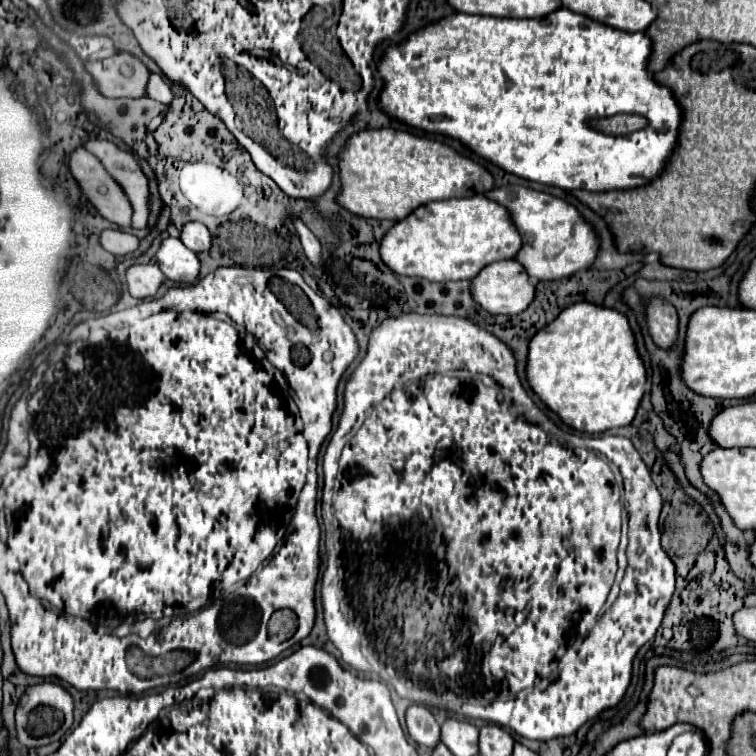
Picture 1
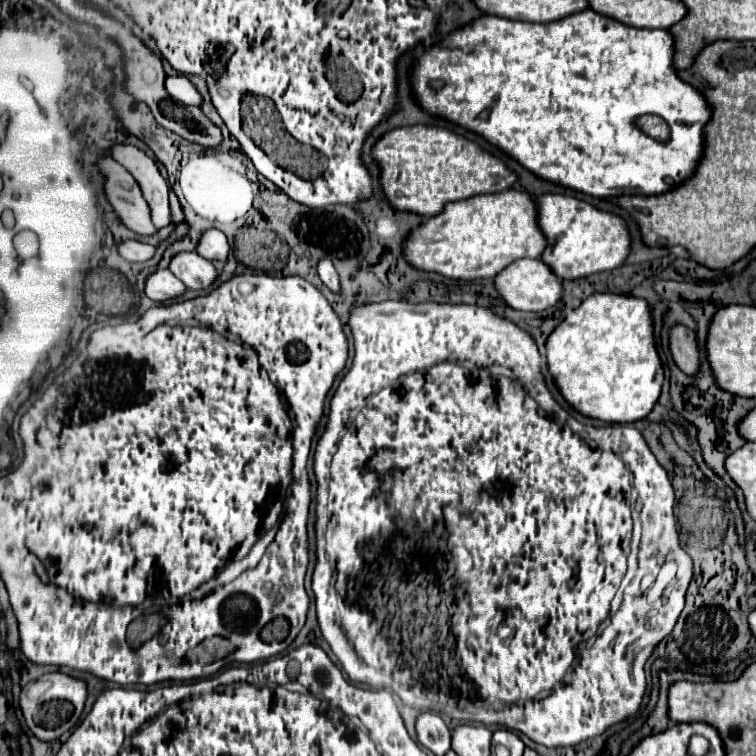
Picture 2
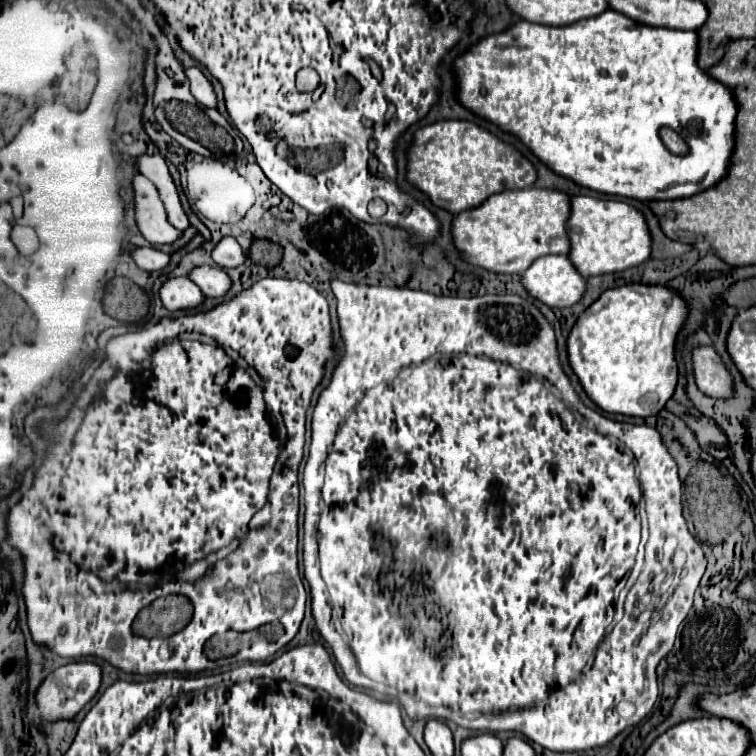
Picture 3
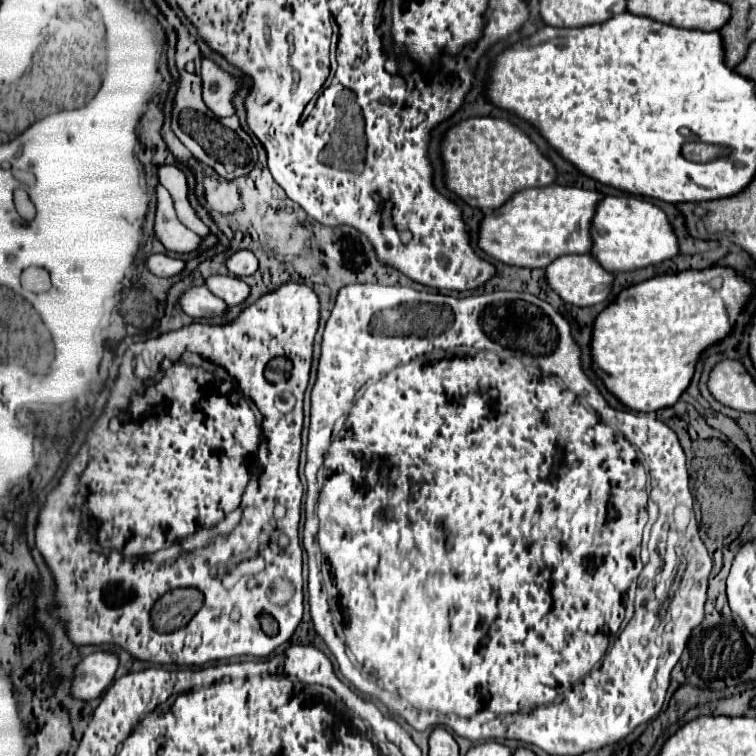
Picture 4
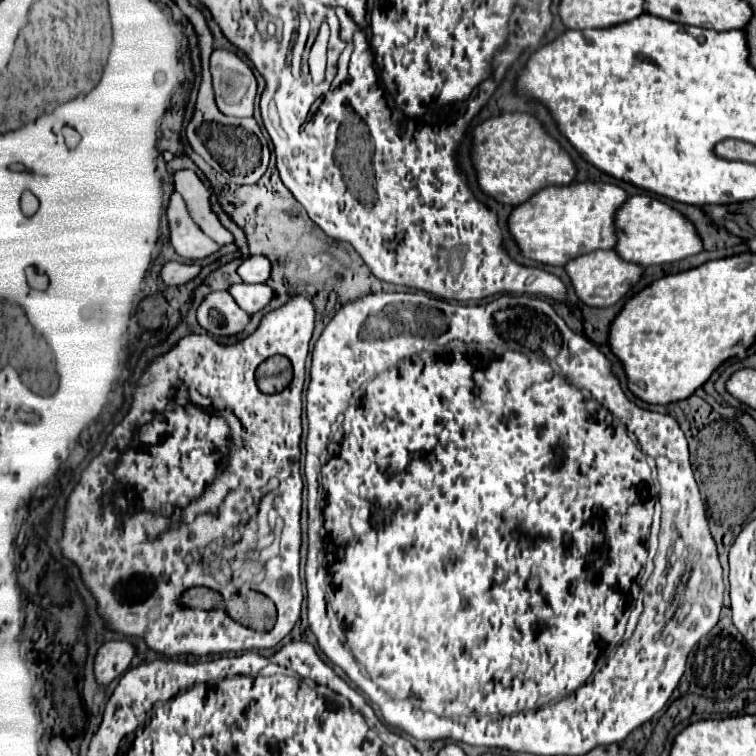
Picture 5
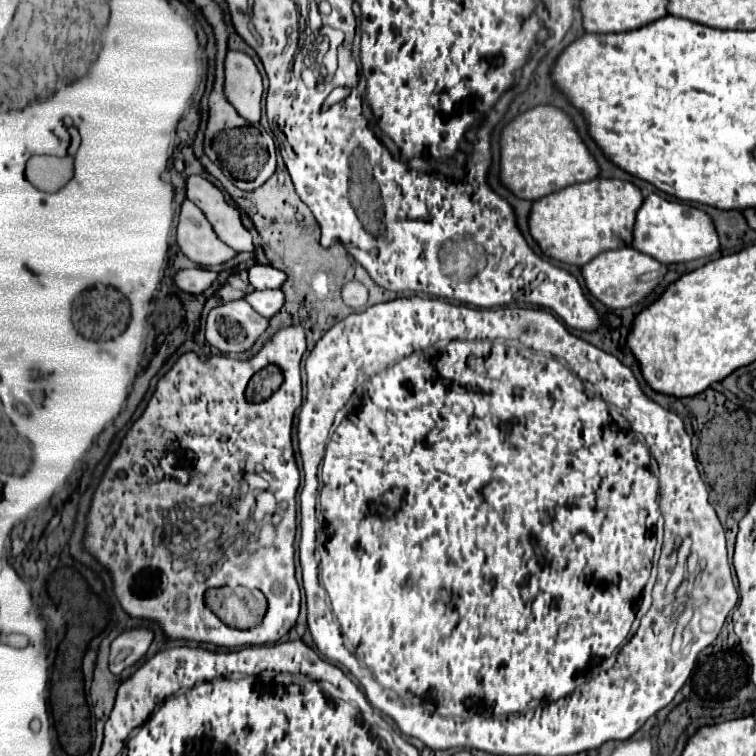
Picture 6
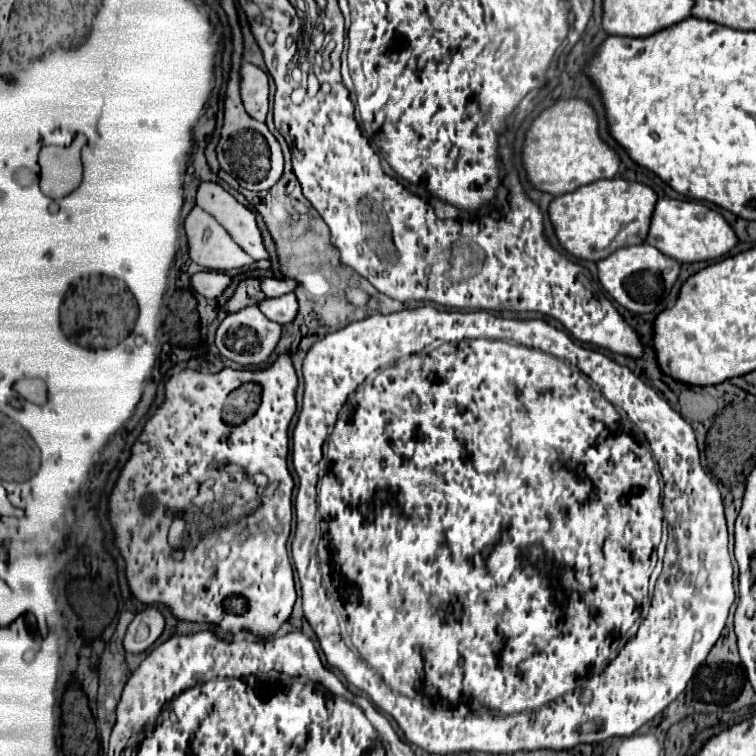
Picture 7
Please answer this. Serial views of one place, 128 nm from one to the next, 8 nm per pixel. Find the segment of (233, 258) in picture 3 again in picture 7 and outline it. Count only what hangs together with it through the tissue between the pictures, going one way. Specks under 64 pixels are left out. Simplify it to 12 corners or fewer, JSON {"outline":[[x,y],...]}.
{"outline":[[264,278],[262,292],[278,298],[294,292],[296,280]]}

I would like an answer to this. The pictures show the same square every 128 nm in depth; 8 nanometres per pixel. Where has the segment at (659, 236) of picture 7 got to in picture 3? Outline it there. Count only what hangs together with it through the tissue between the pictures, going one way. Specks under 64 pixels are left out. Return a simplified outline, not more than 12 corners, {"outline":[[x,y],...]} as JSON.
{"outline":[[572,196],[570,260],[582,276],[652,256],[644,214]]}

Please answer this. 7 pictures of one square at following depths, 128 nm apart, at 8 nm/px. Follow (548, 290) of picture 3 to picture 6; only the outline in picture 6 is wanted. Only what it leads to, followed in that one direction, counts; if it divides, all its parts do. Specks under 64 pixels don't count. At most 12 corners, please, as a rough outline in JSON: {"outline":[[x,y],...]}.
{"outline":[[634,248],[602,252],[582,268],[608,308],[642,302],[668,272]]}

